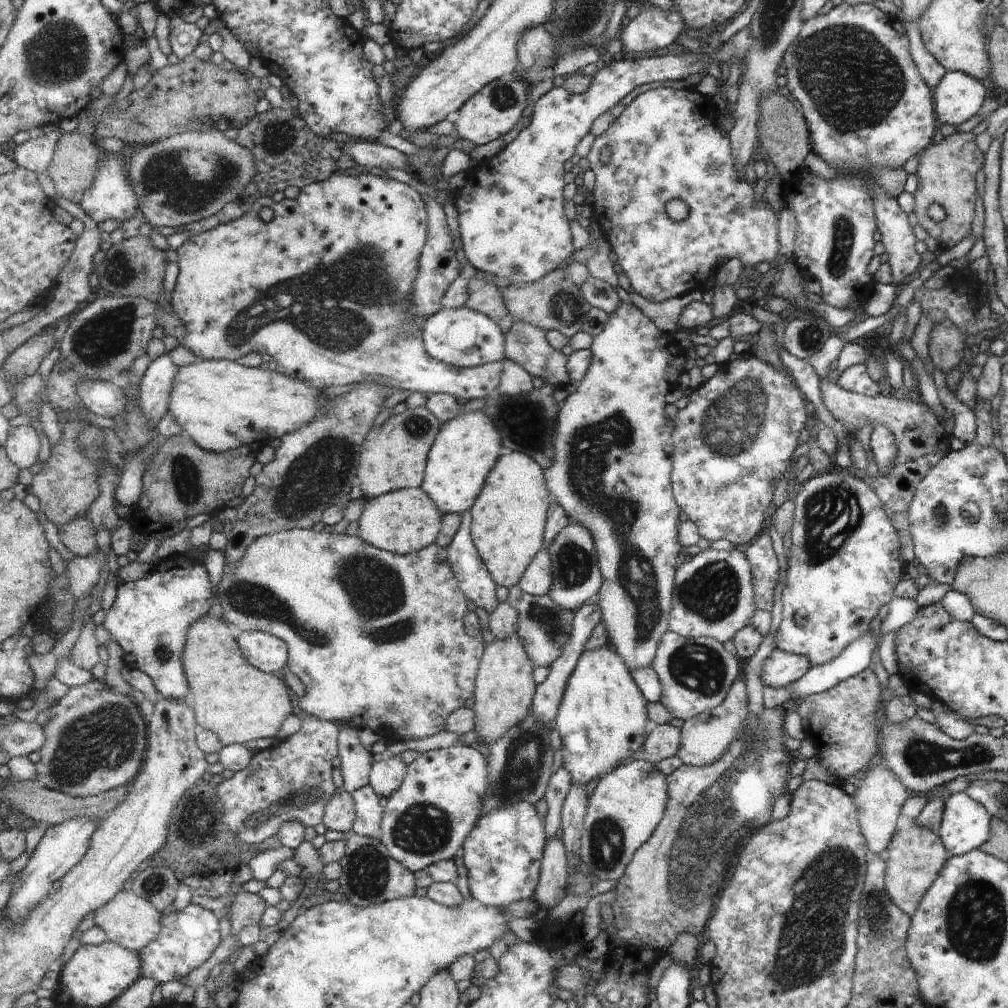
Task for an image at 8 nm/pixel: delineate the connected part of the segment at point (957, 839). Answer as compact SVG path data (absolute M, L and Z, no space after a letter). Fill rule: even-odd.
M953 793L943 803L936 834L951 855L977 849L989 838L990 816L969 795Z

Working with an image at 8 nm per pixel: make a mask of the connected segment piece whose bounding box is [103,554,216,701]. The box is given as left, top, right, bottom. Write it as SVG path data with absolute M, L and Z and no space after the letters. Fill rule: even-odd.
M187 554L169 556L153 567L148 577L139 579L129 585L121 583L112 607L104 616L104 628L110 632L112 640L123 648L119 664L125 664L133 670L140 670L151 677L157 690L165 699L183 701L191 695L190 684L182 663L182 654L190 632L190 626L206 617L207 612L215 609L216 598L211 591L209 572L202 562L196 561Z

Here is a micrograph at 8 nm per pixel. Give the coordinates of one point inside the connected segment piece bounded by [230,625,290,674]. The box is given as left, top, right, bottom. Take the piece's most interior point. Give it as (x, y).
(269, 653)

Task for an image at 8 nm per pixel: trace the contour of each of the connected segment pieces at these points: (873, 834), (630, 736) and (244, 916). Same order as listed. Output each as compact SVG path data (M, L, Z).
M882 762L876 763L861 778L861 785L856 787L857 792L851 797L856 806L856 817L859 830L865 839L869 853L877 855L886 848L890 838L894 834L895 819L899 816L899 809L910 793Z
M610 645L585 651L569 677L554 724L563 737L561 767L571 773L574 785L603 778L623 762L631 762L644 747L652 726L647 716L648 700L630 671L626 661Z
M241 890L230 904L231 934L235 937L249 925L261 925L262 916L270 905L257 893Z

